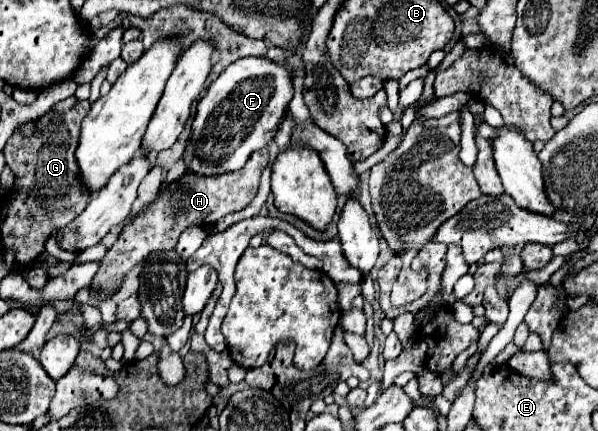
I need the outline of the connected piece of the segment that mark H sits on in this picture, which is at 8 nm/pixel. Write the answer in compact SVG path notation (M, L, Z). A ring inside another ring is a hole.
M258 149L252 153L252 157L246 161L244 169L240 171L228 171L220 173L218 177L200 177L198 173L186 171L178 181L162 185L158 195L144 205L144 209L124 225L124 229L118 233L116 243L108 249L106 257L102 259L100 273L92 279L92 293L98 301L110 299L116 289L122 285L126 279L128 271L132 271L142 257L146 257L154 249L174 249L178 235L190 227L190 225L200 225L200 227L210 227L214 225L220 217L244 209L254 195L258 193L260 187L260 175L264 167L268 165L268 151Z

